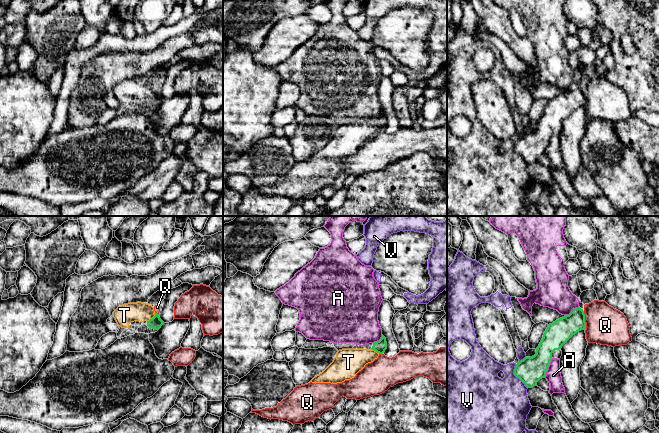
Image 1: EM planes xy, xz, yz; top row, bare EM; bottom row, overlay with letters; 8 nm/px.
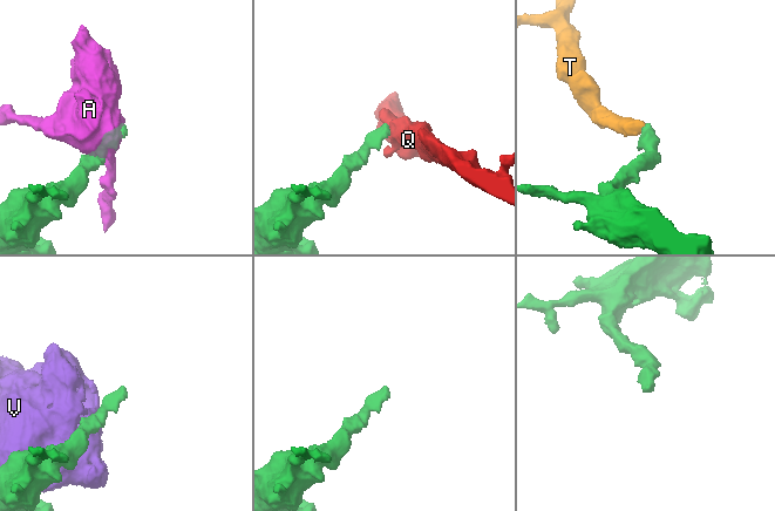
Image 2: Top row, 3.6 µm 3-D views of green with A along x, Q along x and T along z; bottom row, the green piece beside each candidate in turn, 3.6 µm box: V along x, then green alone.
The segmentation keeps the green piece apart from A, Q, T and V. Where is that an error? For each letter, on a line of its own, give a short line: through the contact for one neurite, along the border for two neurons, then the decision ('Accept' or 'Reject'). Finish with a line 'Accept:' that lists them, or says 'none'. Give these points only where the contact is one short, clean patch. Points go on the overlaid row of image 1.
A: Reject
Q: Line: yz (583, 311), (586, 328). Reject
T: Line: xy (155, 323), (153, 317), (148, 314), (124, 315). Accept
V: Reject
Accept: T

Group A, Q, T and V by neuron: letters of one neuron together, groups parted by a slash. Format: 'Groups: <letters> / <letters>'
Groups: A / Q / T / V

